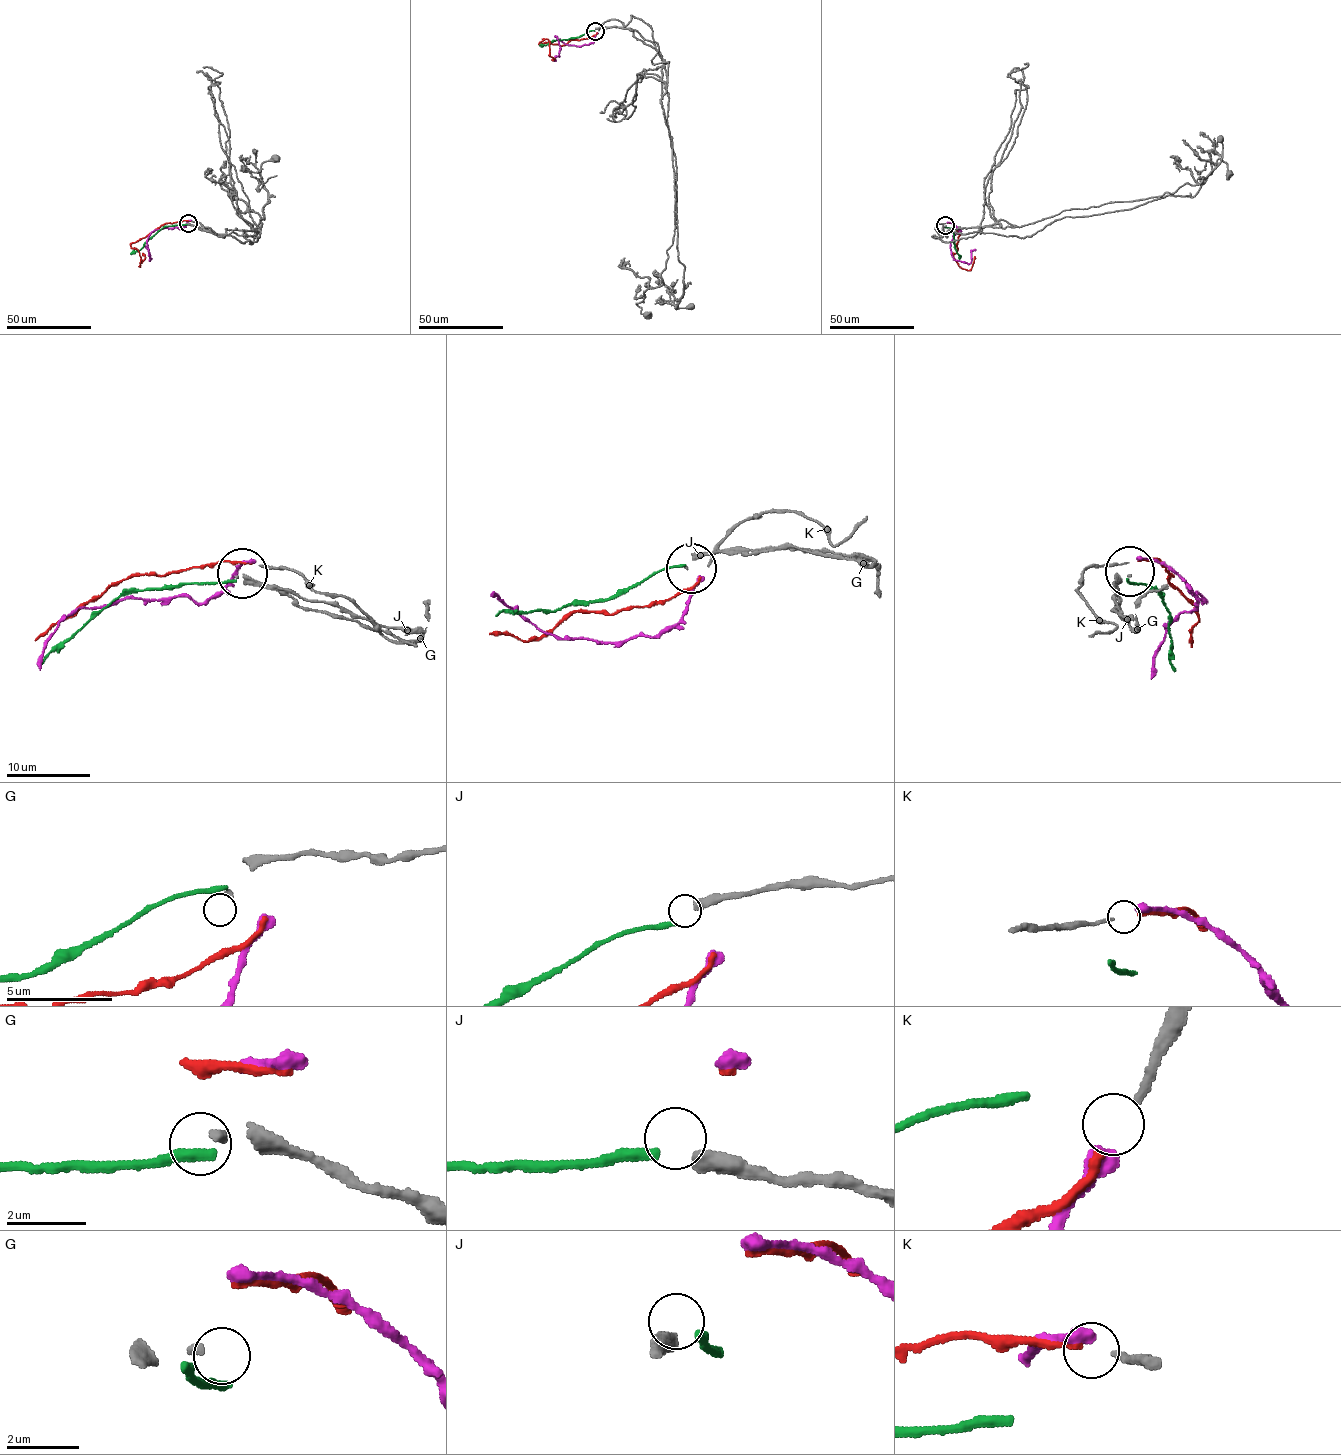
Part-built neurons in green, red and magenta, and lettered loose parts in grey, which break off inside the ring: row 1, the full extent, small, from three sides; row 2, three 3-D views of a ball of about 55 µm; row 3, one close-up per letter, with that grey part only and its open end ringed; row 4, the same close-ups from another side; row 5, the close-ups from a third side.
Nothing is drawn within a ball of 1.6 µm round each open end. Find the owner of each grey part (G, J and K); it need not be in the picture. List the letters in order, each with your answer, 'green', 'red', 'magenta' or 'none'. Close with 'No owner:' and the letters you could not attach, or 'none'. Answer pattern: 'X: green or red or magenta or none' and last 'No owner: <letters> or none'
G: none
J: none
K: red
No owner: G, J

